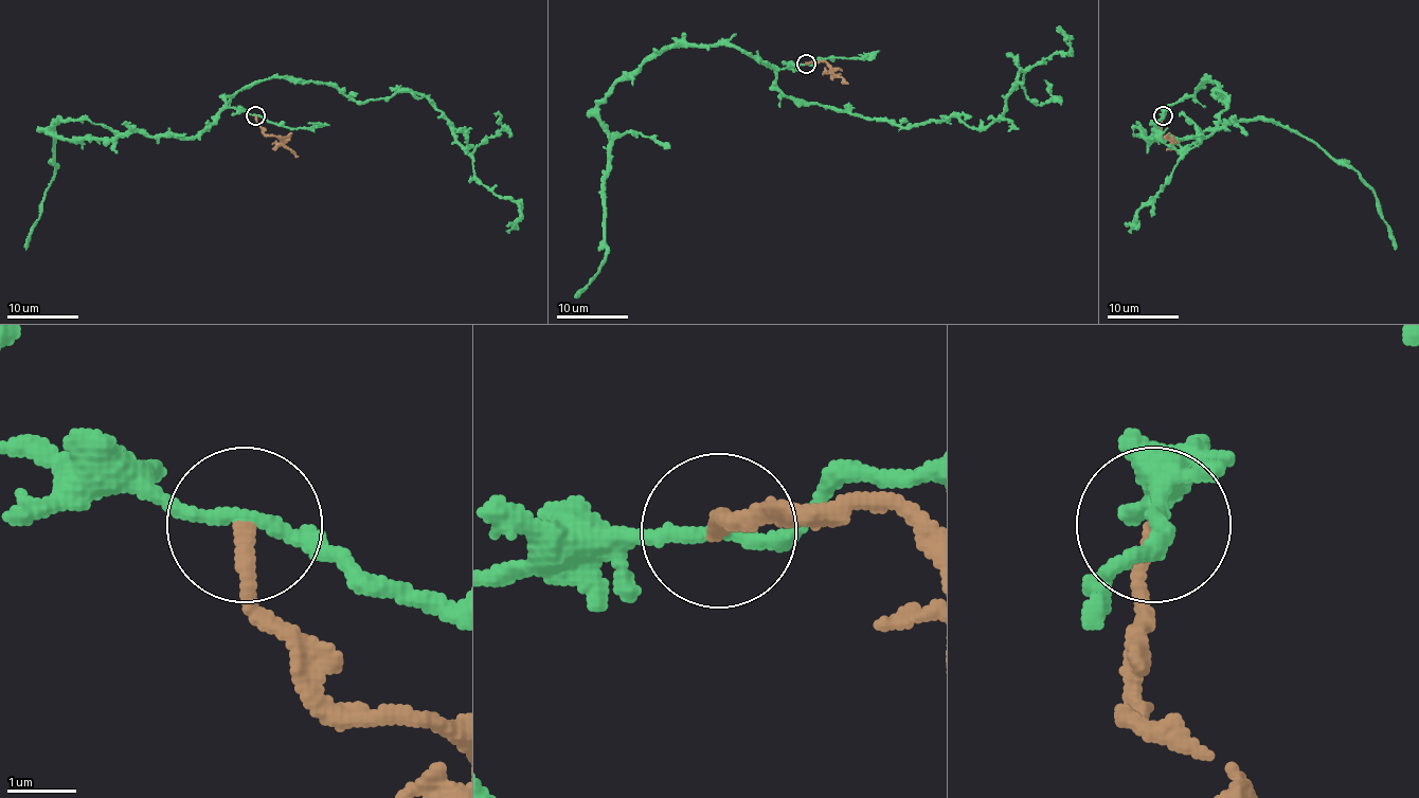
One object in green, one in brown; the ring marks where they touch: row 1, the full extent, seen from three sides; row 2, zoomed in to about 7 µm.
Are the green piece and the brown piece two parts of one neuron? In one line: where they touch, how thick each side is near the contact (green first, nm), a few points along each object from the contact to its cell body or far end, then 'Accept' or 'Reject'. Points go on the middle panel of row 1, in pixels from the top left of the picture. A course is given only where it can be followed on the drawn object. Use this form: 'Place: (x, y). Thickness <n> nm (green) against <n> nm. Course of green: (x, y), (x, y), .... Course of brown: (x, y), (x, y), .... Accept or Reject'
Place: (806, 64). Thickness 200 nm (green) against 200 nm. Course of green: (806, 65), (688, 44), (624, 77), (598, 106), (604, 264), (575, 295). Course of brown: (806, 65), (823, 60), (847, 84). Reject

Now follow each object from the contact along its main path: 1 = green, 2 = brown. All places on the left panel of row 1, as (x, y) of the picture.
1: (256, 115), (223, 109), (183, 138), (59, 139), (49, 130), (59, 120), (54, 180), (25, 250)
2: (256, 115), (262, 130), (272, 133), (298, 157)

